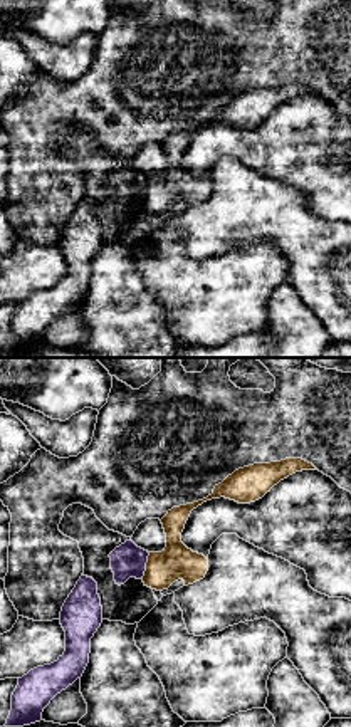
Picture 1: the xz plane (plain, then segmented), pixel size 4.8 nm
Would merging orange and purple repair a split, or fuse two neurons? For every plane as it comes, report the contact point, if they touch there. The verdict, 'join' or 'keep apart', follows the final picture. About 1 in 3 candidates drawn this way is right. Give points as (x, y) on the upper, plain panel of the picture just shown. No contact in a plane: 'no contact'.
contact (146, 190)

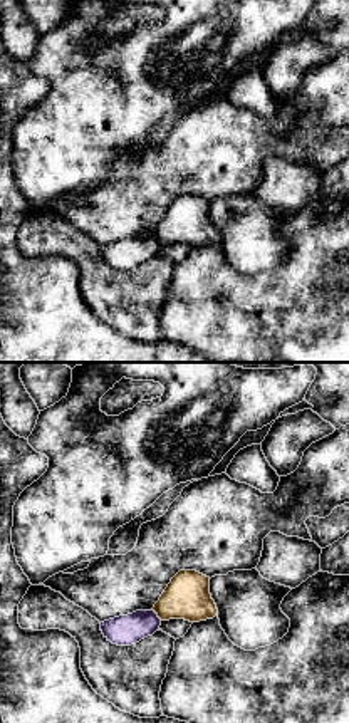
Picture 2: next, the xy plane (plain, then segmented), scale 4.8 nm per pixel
contact (156, 237)

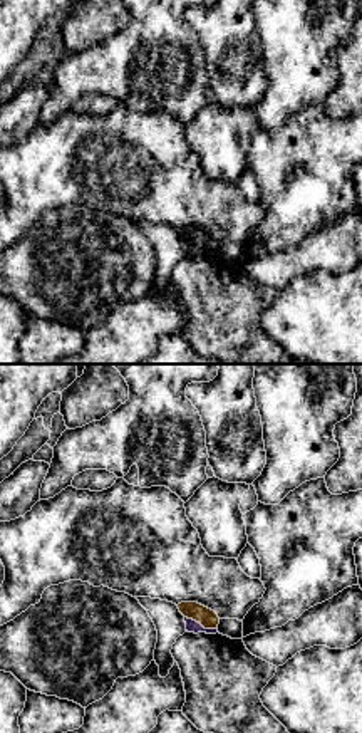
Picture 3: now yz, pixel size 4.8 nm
contact (201, 249)

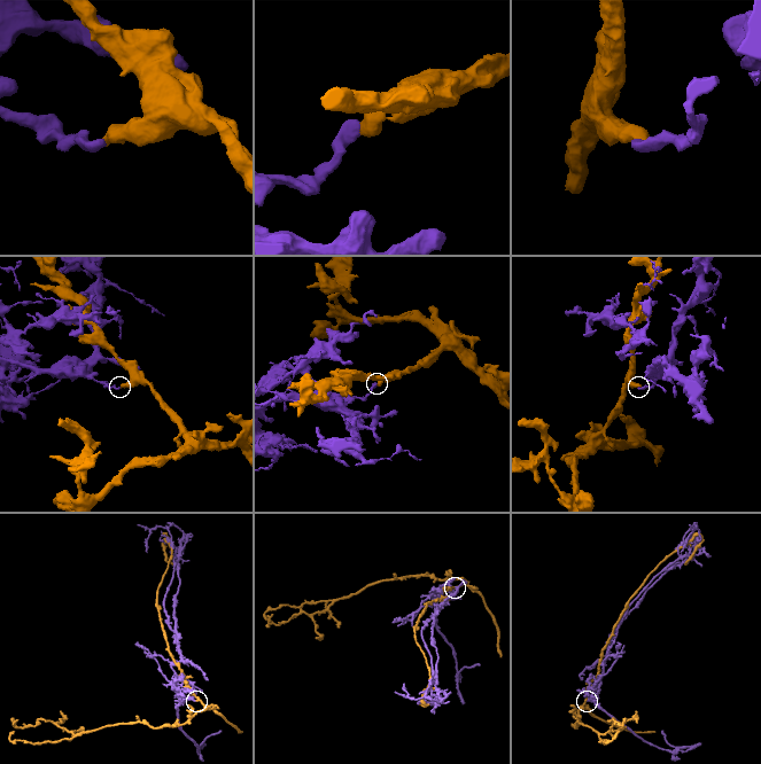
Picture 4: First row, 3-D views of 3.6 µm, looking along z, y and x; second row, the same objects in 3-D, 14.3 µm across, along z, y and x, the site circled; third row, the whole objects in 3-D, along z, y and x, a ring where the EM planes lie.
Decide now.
keep apart

